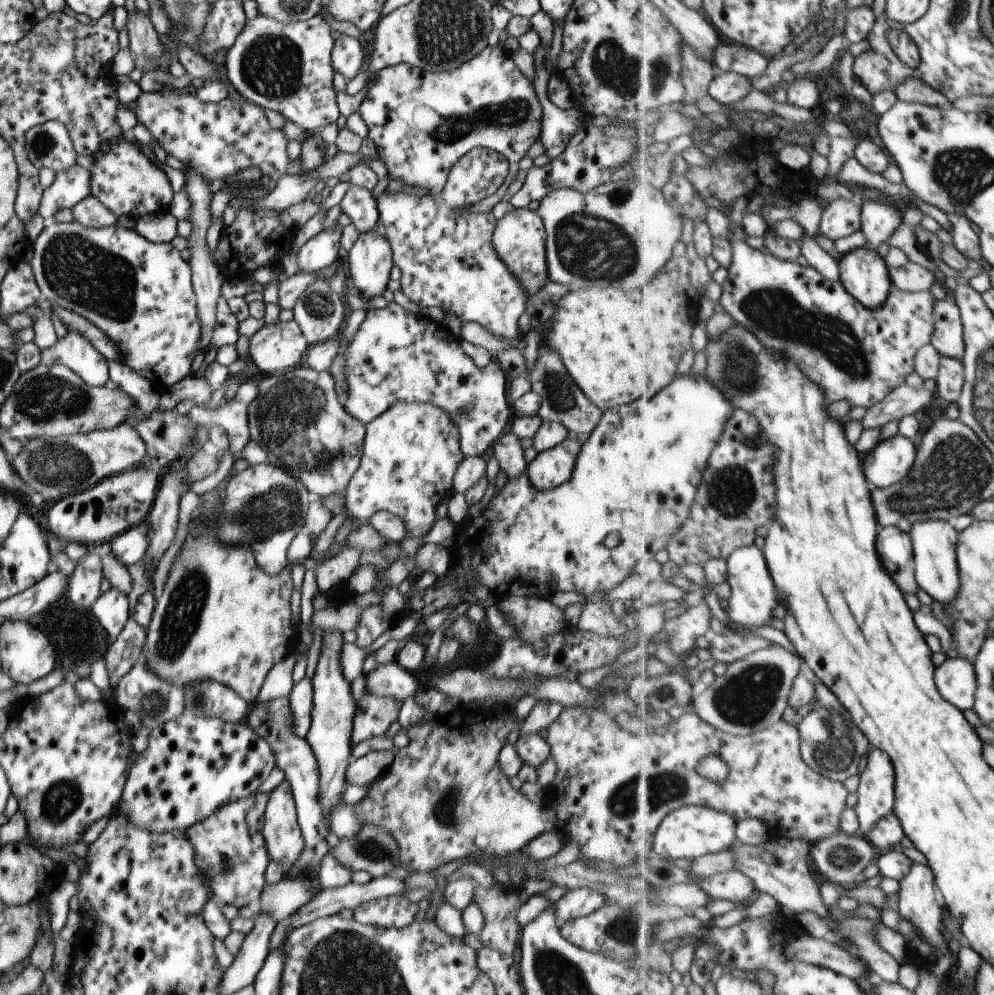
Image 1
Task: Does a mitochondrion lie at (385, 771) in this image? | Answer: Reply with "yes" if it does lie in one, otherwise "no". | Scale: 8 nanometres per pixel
no

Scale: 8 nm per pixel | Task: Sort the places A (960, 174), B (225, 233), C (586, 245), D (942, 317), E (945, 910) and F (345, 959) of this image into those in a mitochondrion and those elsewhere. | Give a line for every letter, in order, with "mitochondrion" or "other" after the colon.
A: mitochondrion
B: other
C: mitochondrion
D: other
E: other
F: mitochondrion

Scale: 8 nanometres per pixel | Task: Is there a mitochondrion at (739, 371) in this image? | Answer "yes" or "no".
yes

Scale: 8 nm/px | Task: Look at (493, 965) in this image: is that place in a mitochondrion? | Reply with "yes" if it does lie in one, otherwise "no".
no

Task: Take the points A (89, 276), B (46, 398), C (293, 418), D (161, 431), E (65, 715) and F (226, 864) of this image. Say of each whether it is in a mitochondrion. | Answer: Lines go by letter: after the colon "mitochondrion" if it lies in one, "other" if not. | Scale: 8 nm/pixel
A: mitochondrion
B: mitochondrion
C: mitochondrion
D: other
E: other
F: mitochondrion

